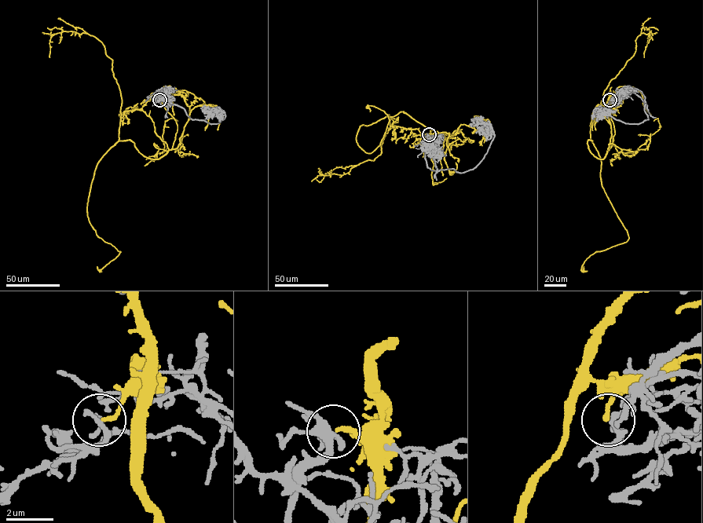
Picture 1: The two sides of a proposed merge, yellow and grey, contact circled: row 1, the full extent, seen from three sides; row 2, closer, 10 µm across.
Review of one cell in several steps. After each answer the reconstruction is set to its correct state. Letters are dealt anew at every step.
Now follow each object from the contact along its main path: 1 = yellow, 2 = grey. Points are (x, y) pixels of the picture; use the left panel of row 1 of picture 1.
1: (159, 100), (177, 125), (172, 148), (151, 159), (119, 140), (94, 173), (89, 221), (120, 251), (100, 271)
2: (159, 100), (156, 92), (162, 106), (181, 107), (192, 118), (215, 123), (225, 117), (202, 111)

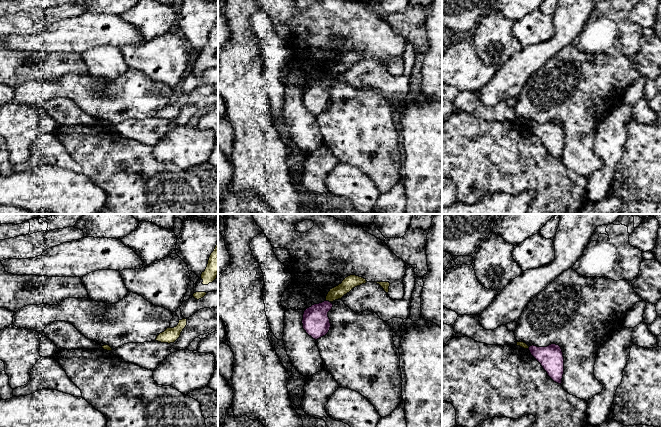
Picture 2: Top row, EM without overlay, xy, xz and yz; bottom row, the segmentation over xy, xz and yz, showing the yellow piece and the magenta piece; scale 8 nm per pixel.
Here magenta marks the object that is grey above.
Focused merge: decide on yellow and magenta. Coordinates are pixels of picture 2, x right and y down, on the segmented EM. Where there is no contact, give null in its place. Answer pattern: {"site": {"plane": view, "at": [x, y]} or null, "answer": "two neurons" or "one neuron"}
{"site": {"plane": "xz", "at": [328, 300]}, "answer": "two neurons"}

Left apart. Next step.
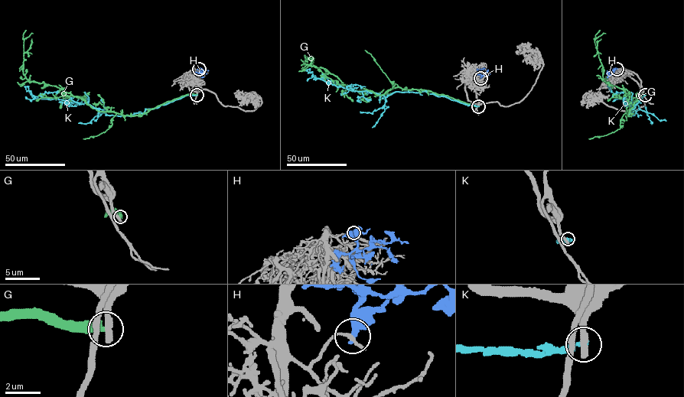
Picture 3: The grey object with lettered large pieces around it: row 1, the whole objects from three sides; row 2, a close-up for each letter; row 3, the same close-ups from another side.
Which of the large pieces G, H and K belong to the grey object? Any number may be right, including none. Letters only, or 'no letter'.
no letter

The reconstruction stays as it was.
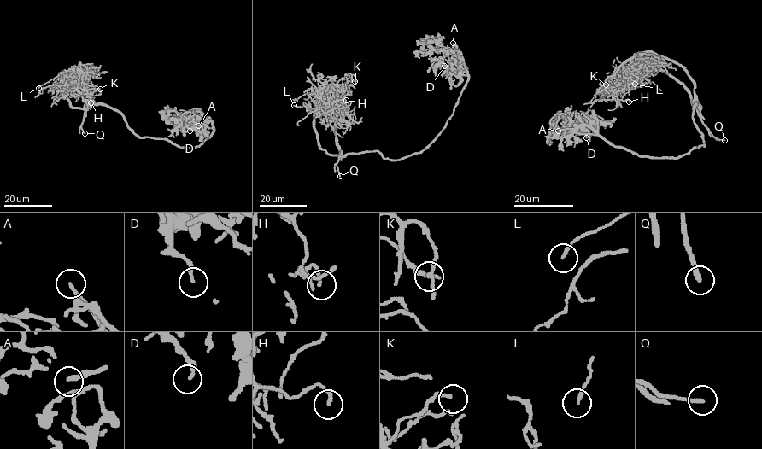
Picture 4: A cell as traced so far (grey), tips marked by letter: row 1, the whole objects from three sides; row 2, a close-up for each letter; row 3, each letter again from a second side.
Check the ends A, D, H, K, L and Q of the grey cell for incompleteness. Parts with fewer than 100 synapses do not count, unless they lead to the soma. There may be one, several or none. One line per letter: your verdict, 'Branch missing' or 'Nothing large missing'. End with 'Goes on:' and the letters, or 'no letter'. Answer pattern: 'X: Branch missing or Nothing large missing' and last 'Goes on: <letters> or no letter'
A: Branch missing
D: Nothing large missing
H: Nothing large missing
K: Nothing large missing
L: Nothing large missing
Q: Branch missing
Goes on: A, Q

